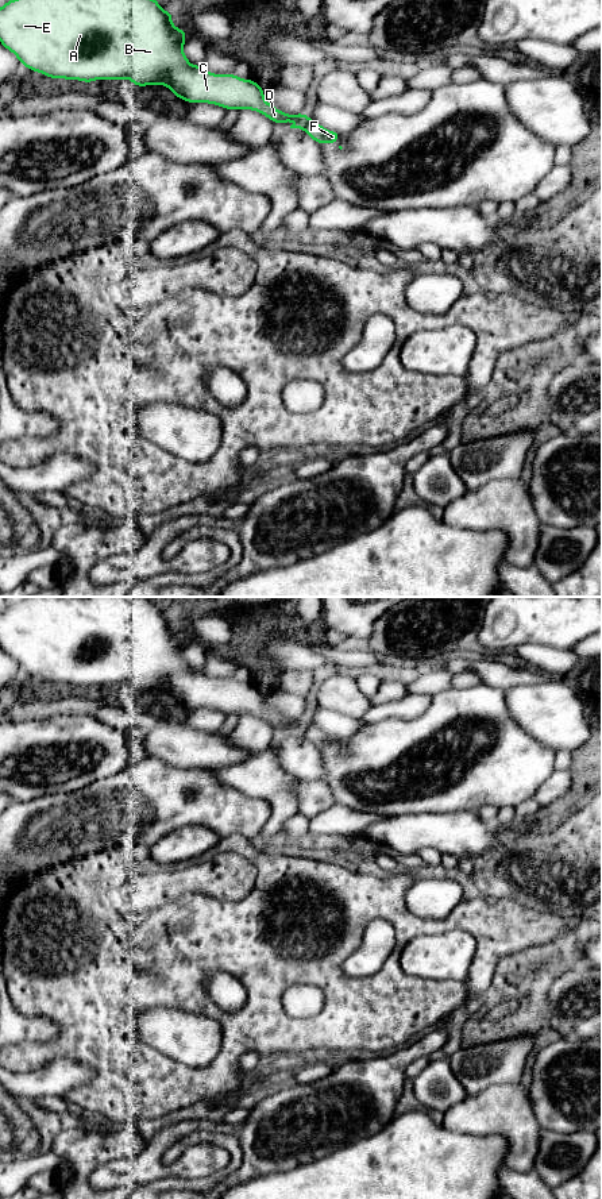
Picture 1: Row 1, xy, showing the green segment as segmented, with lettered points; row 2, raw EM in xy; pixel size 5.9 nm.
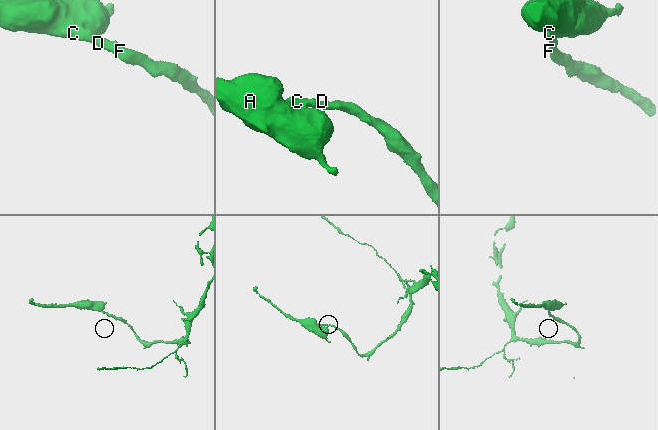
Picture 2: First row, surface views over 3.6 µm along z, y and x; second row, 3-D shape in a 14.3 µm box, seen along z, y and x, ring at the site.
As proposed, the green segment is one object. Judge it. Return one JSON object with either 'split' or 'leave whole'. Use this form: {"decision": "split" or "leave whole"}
{"decision": "leave whole"}

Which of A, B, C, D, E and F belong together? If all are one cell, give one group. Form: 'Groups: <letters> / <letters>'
Groups: A B C D E F

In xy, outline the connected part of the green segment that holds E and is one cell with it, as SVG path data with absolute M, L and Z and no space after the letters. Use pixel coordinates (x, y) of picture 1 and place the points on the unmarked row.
M28 597L8 605L0 613L0 648L13 658L23 671L46 679L49 683L80 685L82 687L127 683L135 691L166 690L177 703L188 708L208 708L236 716L252 714L273 728L297 725L298 728L293 728L290 733L301 733L316 748L337 748L341 739L324 733L308 720L289 720L269 709L263 703L263 693L254 685L243 685L234 678L209 678L202 672L202 668L193 671L184 659L186 637L177 633L171 628L171 622L173 618L165 616L154 602L144 602L143 597Z

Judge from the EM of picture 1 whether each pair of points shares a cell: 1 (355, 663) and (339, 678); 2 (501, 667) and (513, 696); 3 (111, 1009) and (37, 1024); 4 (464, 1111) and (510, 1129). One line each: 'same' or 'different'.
1: different
2: different
3: different
4: same

